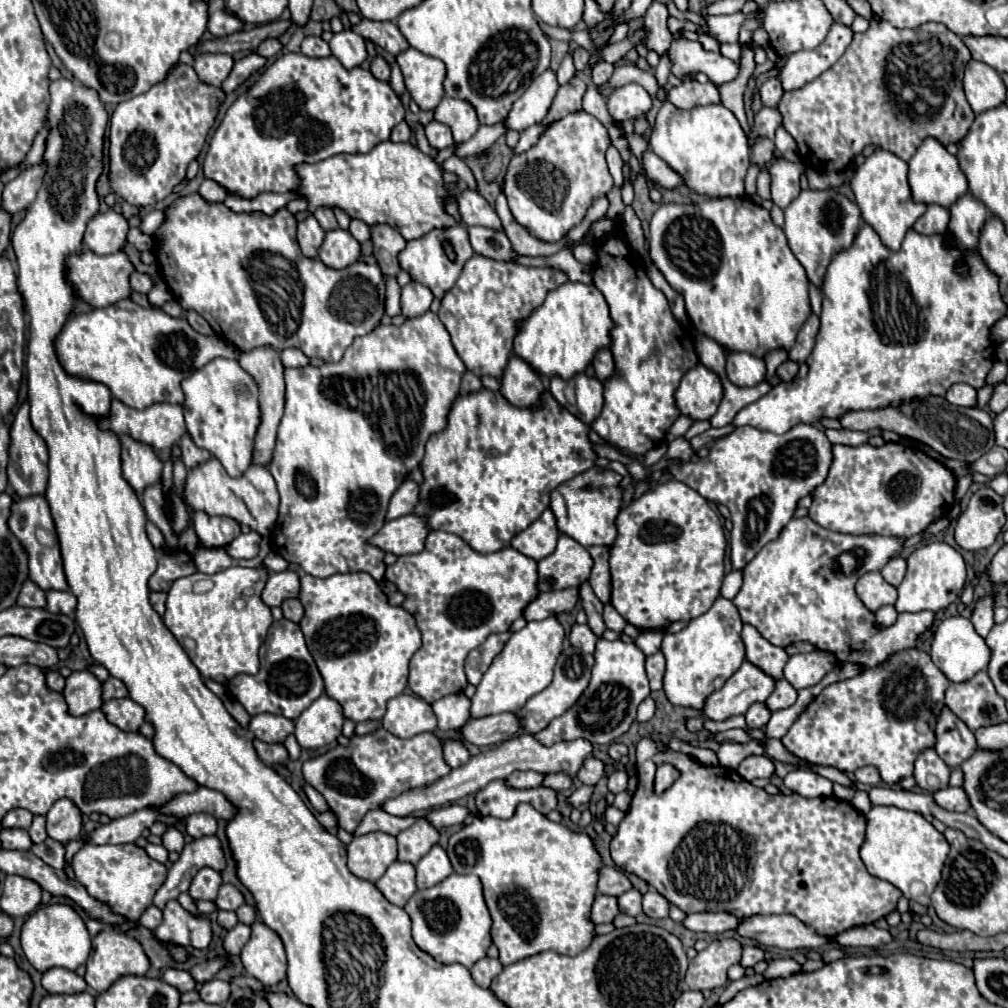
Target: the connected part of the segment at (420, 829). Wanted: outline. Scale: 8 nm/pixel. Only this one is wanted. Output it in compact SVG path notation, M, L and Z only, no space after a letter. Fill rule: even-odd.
M418 817L408 829L398 833L396 839L398 859L416 865L440 841L440 831L426 817Z

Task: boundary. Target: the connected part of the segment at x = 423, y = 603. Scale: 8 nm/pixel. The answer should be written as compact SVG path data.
M430 531L424 551L398 557L398 561L386 569L386 579L392 581L406 595L402 607L414 615L422 633L422 647L414 653L410 661L408 687L426 703L434 703L444 695L464 691L464 687L468 685L464 675L466 655L472 649L480 647L488 635L508 631L510 625L524 615L524 609L540 593L538 563L534 559L522 555L512 547L504 547L494 553L478 553L468 547L468 543L462 541L458 535L448 531Z

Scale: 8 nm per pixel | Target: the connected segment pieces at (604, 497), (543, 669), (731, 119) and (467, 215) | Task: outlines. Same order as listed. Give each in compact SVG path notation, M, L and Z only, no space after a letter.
M590 467L588 471L576 475L574 479L558 485L558 489L550 495L550 509L556 515L558 529L580 545L612 545L618 531L616 531L616 517L622 509L622 495L624 489L620 487L622 475L608 467Z
M548 617L544 621L528 621L528 625L522 631L512 633L504 651L492 661L480 685L476 687L470 717L480 719L494 713L504 713L508 709L520 709L532 695L548 687L554 675L556 659L562 651L562 641L564 629L556 617Z
M664 101L650 133L650 151L678 171L686 187L710 197L744 197L744 175L750 167L750 145L738 119L724 105L680 111Z
M464 189L458 197L458 211L466 225L482 225L500 231L500 219L496 211L488 205L488 201L474 189Z

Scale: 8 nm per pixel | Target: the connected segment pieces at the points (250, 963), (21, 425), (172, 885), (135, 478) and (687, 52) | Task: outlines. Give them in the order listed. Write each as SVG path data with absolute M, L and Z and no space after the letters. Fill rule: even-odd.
M262 921L252 925L252 935L240 953L246 973L268 987L286 977L286 951L280 935Z
M24 403L18 413L16 419L10 427L10 463L8 463L8 481L14 489L14 493L18 497L30 497L30 495L44 495L46 493L46 481L48 481L48 453L46 453L46 443L42 441L42 437L32 429L30 425L30 417L28 417L28 403Z
M216 835L192 839L190 843L184 845L180 859L168 871L168 879L156 891L154 905L162 909L166 905L166 901L176 899L182 891L188 891L194 875L202 867L212 867L220 873L226 869L226 857L224 857L224 851L222 851L222 843Z
M122 435L120 443L122 443L122 471L126 481L134 487L134 491L142 491L144 487L160 481L164 461L150 445L134 441L130 435Z
M672 41L668 51L674 67L672 73L676 77L684 77L684 73L706 73L714 85L722 85L734 81L740 73L740 63L726 59L724 55L714 55L702 49L698 41Z

